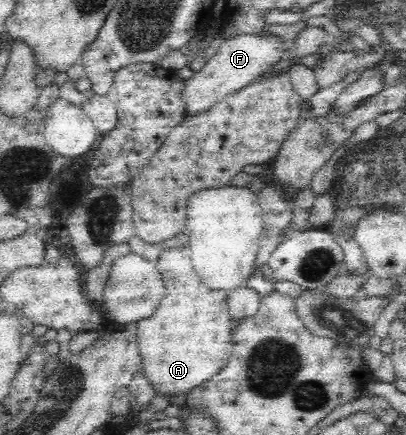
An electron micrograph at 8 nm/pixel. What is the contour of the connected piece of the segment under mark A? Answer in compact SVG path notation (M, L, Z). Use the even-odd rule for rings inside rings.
M189 247L161 253L156 264L166 286L164 299L152 317L138 323L134 328L141 353L140 371L155 394L170 401L182 401L189 391L202 387L204 382L218 375L228 365L231 353L231 331L235 322L231 320L226 308L227 292L212 291L200 285L200 278L190 257Z

